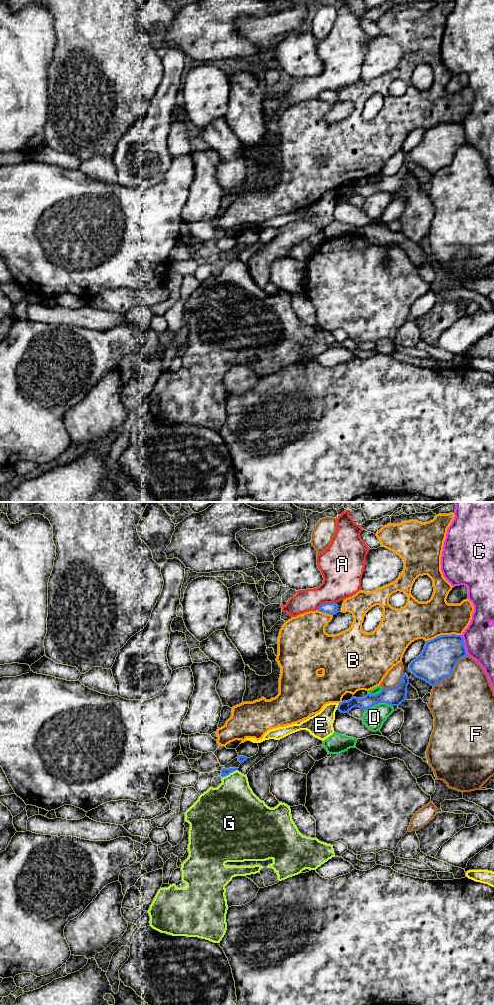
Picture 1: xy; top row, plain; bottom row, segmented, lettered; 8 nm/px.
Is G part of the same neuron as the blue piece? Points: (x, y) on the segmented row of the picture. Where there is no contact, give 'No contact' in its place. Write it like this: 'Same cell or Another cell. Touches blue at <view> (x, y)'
Another cell. Touches blue at xy (229, 773)

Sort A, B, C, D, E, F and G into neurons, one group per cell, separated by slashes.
A / B / C / D / E F / G

